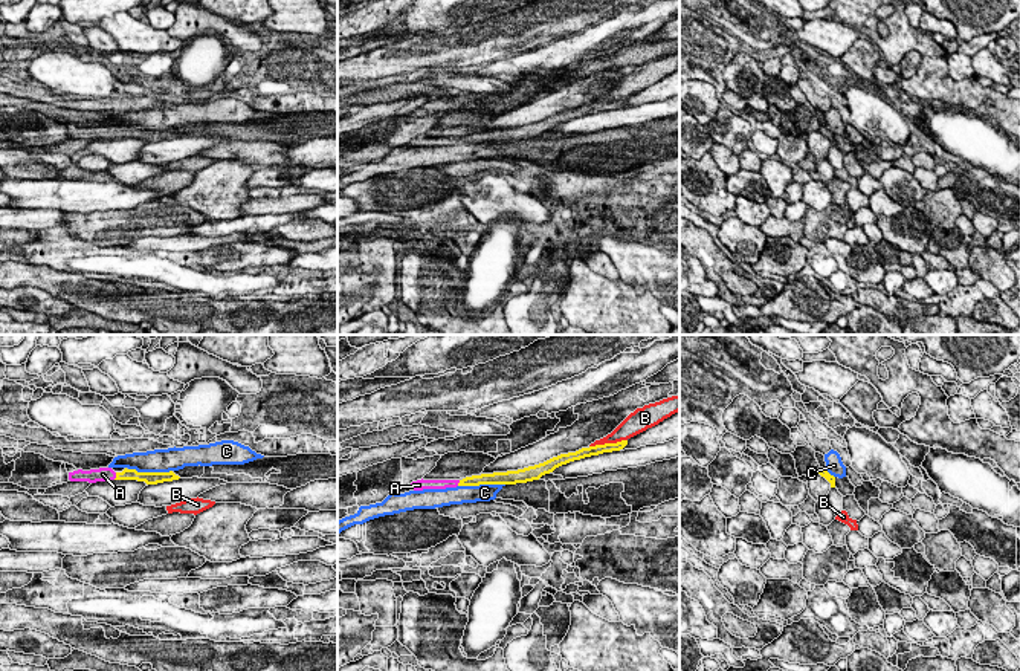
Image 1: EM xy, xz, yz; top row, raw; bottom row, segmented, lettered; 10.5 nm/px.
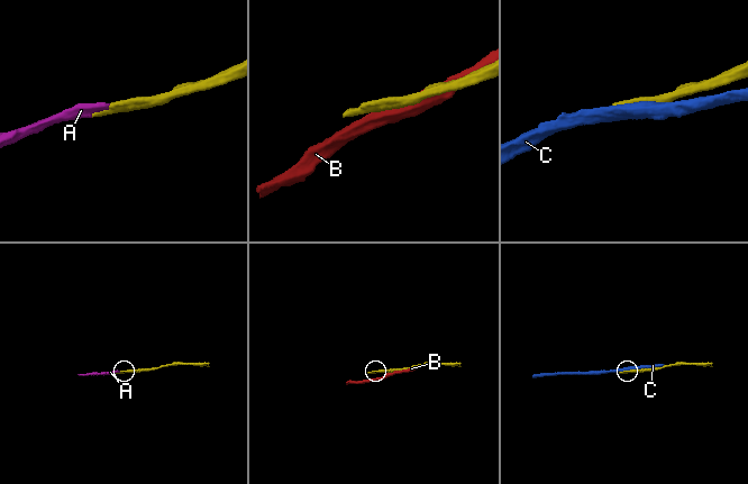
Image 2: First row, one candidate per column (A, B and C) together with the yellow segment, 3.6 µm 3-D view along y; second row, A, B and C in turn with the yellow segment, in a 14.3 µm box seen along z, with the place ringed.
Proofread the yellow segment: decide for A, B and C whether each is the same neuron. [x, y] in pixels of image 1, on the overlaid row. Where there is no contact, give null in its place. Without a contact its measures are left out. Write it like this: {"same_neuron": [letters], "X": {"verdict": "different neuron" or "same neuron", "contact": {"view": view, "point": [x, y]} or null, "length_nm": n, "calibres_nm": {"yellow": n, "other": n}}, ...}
{"same_neuron": ["A"], "A": {"verdict": "same neuron", "contact": {"view": "xy", "point": [116, 476]}, "length_nm": 90, "calibres_nm": {"yellow": 130, "other": 160}}, "B": {"verdict": "different neuron", "contact": {"view": "xz", "point": [608, 444]}, "length_nm": 400, "calibres_nm": {"yellow": 100, "other": 190}}, "C": {"verdict": "different neuron", "contact": {"view": "xz", "point": [481, 483]}, "length_nm": 500, "calibres_nm": {"yellow": 130, "other": 190}}}

